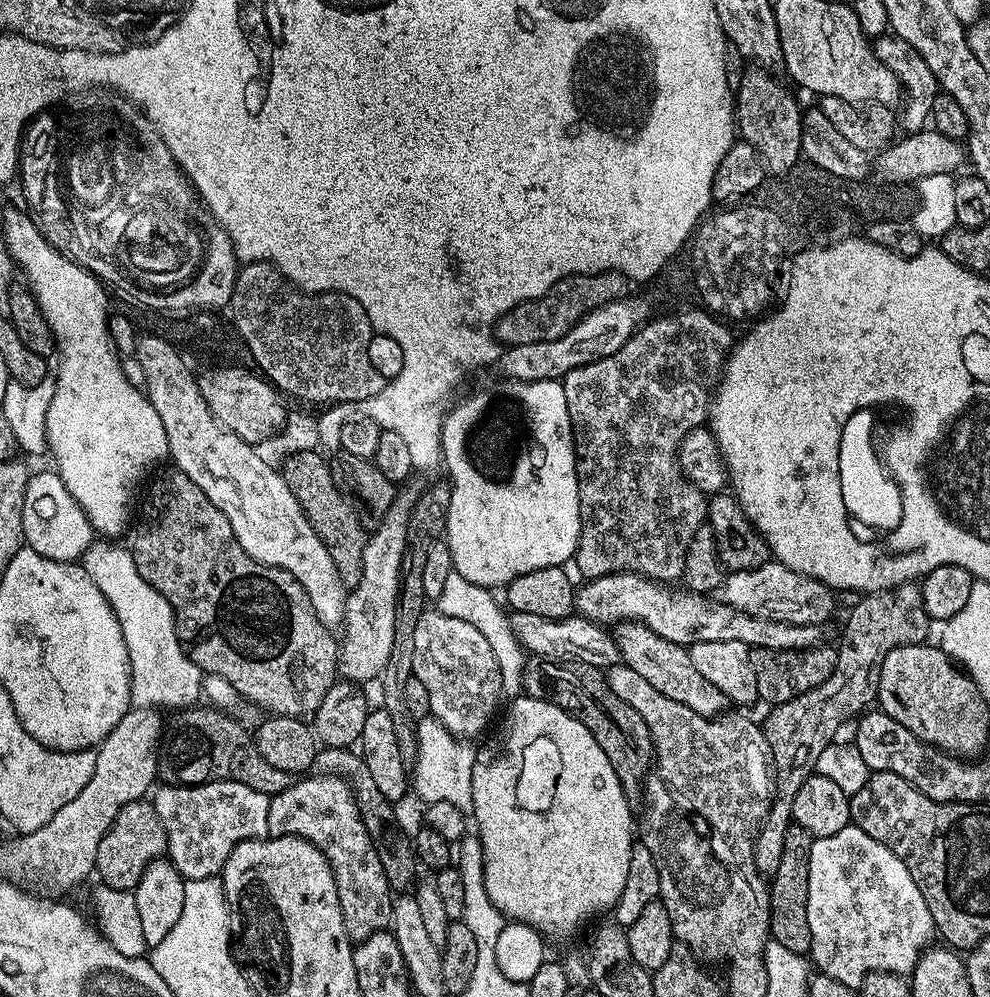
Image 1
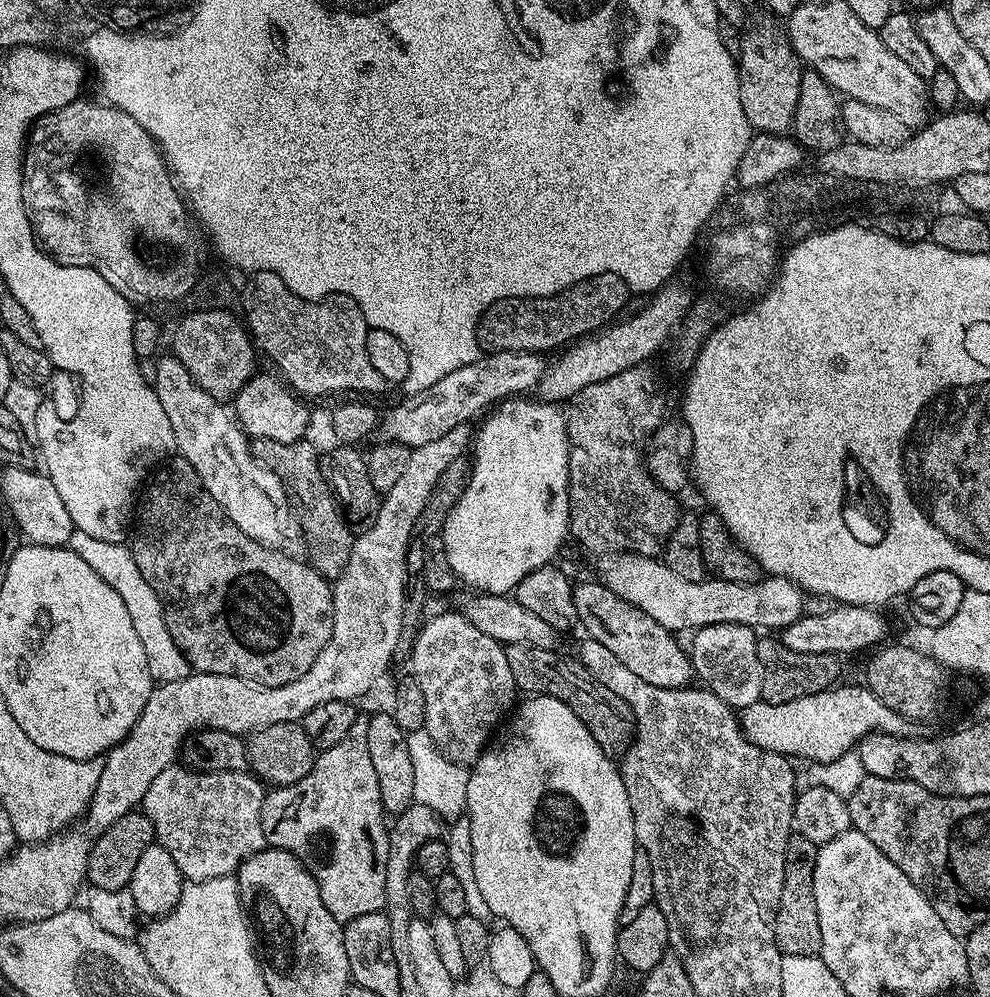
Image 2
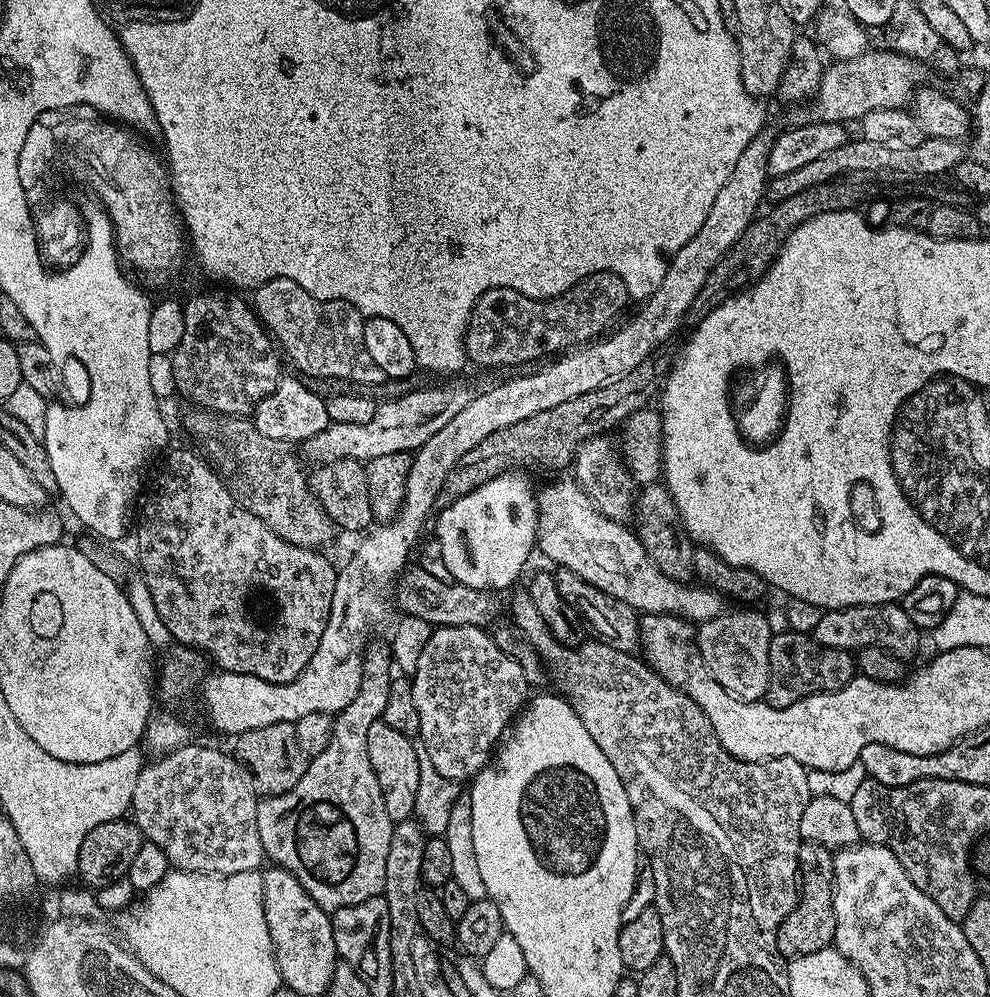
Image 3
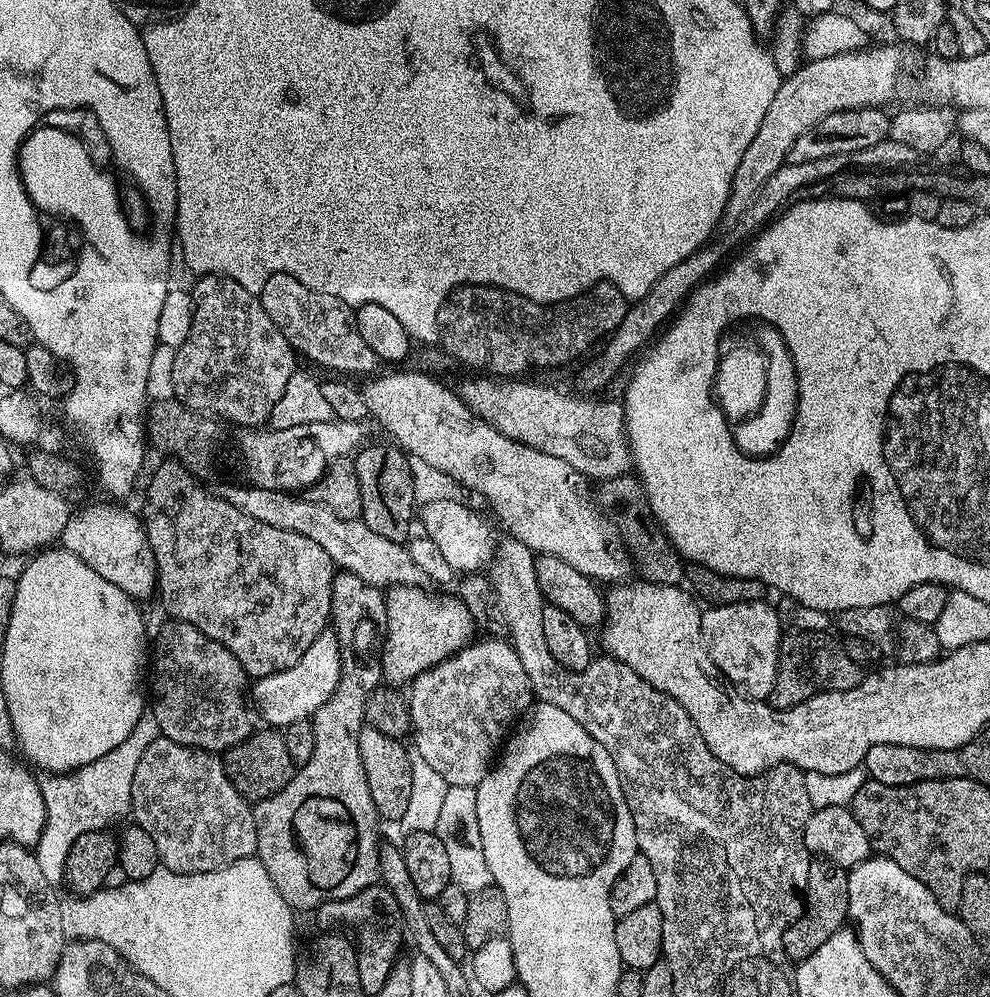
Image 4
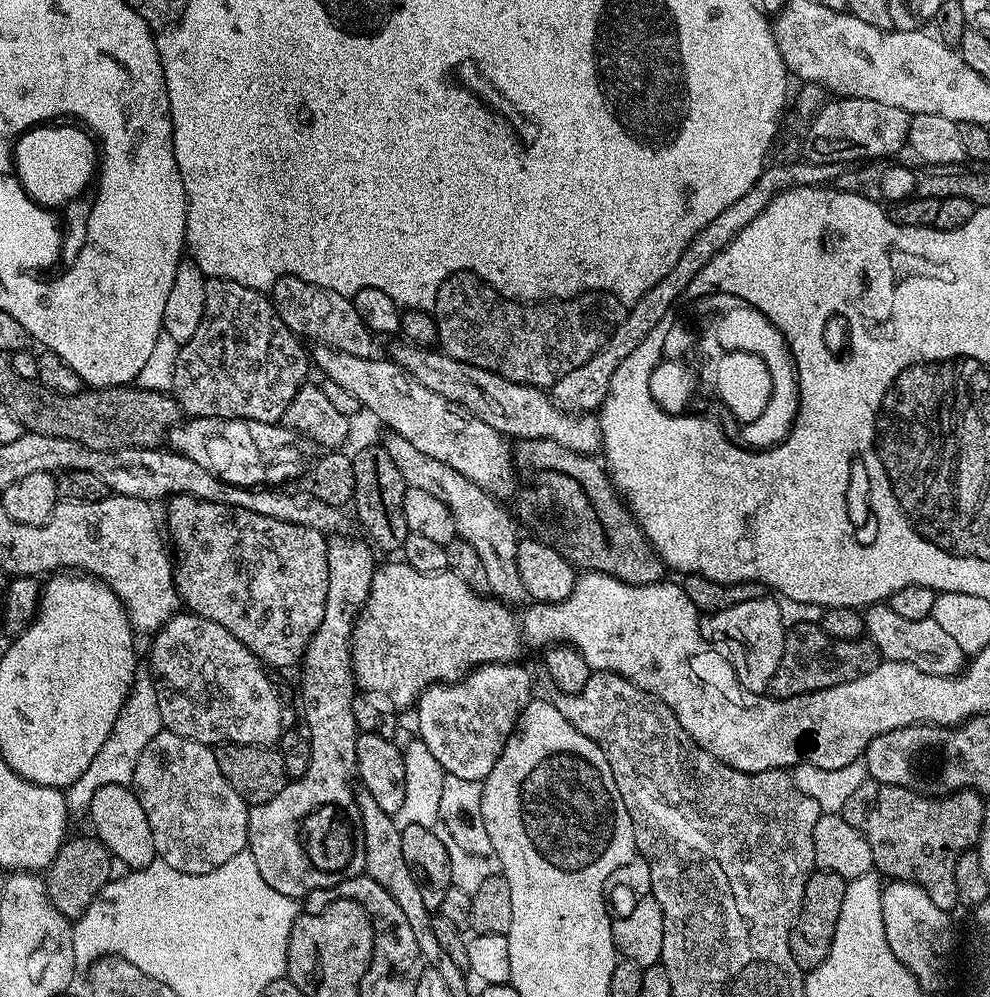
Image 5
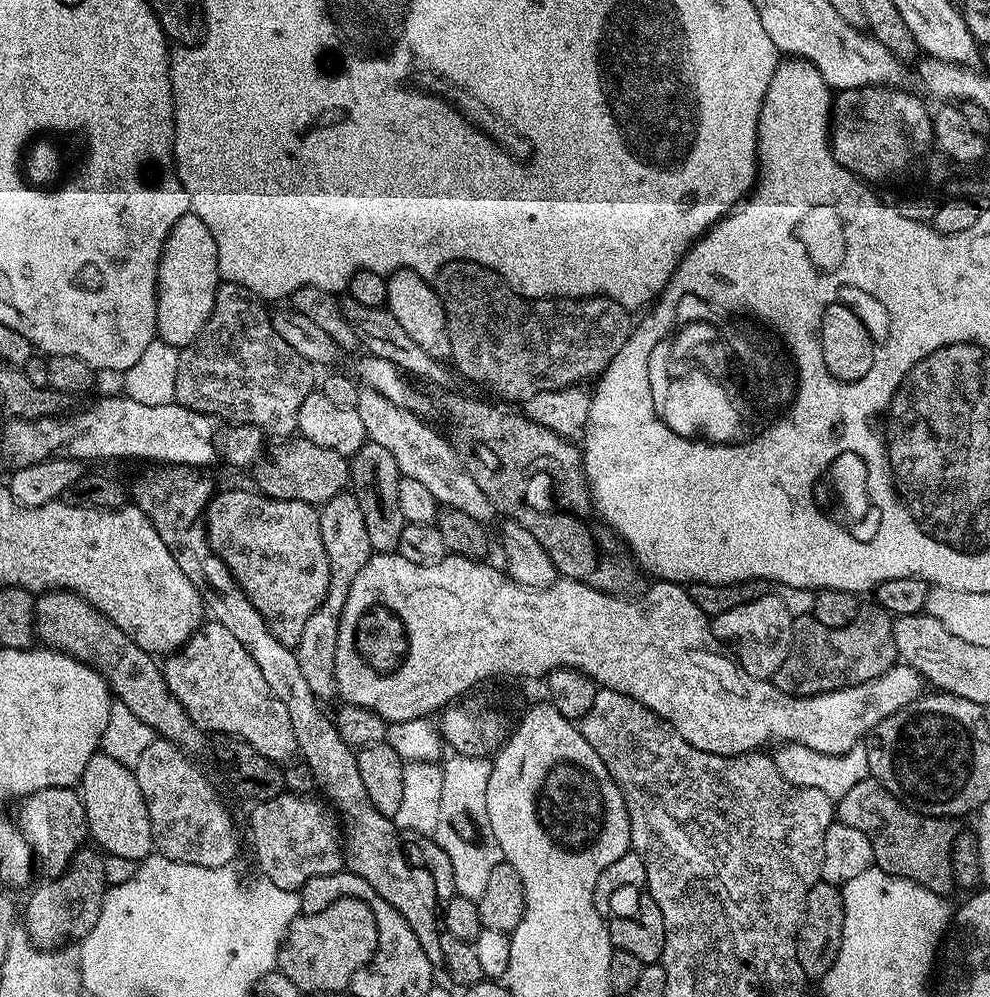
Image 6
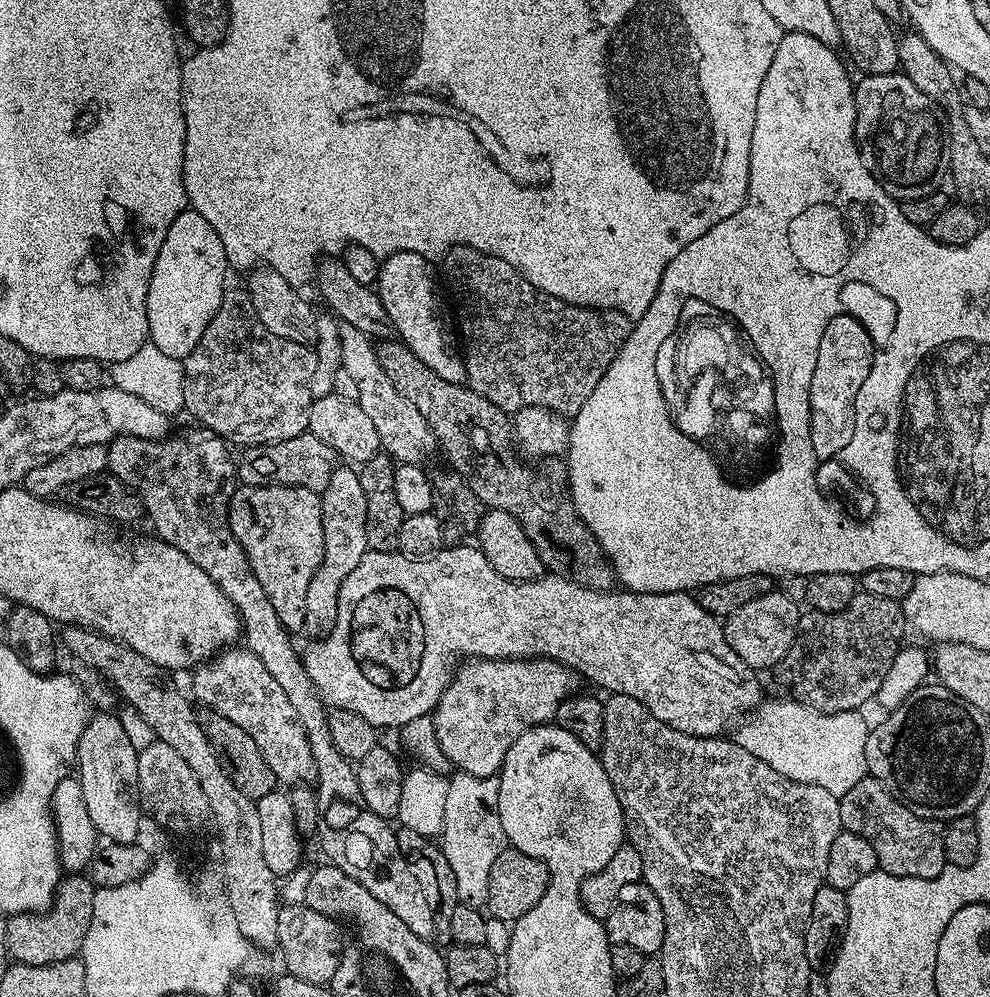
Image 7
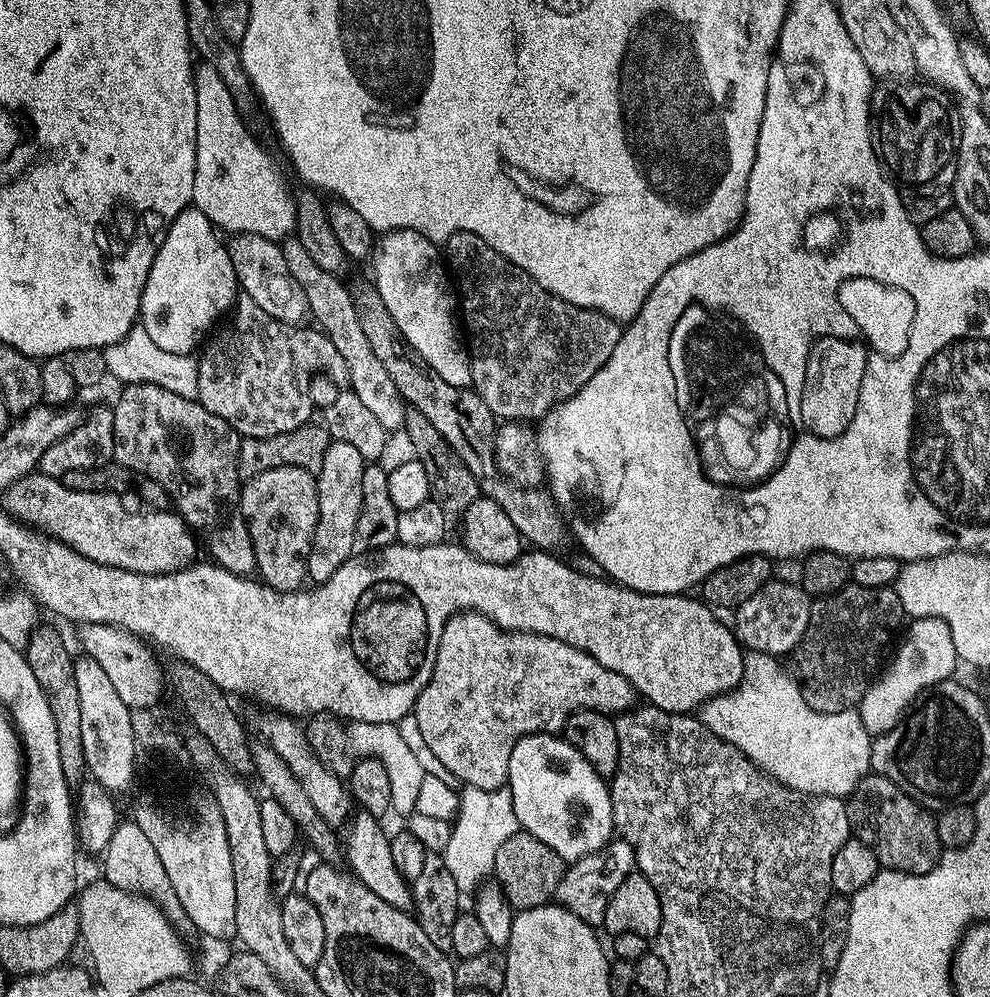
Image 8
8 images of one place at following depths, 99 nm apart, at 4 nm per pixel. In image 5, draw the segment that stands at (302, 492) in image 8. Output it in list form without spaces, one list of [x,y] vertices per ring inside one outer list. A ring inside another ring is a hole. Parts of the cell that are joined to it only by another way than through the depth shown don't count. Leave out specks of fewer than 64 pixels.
[[[174,496],[167,504],[166,532],[180,547],[174,575],[183,607],[224,626],[269,669],[299,665],[326,610],[325,533],[193,496]]]

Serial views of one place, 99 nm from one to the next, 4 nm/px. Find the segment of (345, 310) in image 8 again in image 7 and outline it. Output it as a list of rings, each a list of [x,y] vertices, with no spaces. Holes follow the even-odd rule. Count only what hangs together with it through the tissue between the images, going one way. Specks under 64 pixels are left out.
[[[345,323],[340,324],[340,337],[343,375],[352,383],[353,388],[358,390],[356,403],[362,406],[362,410],[366,410],[370,423],[378,429],[381,449],[391,456],[396,464],[423,465],[432,448],[434,452],[437,447],[426,418],[422,418],[422,414],[418,414],[418,409],[410,402],[406,402],[406,398],[398,394],[398,390],[394,390],[394,382],[390,382],[390,378],[386,378],[386,370],[378,366],[378,354],[373,337],[362,334],[362,330]]]

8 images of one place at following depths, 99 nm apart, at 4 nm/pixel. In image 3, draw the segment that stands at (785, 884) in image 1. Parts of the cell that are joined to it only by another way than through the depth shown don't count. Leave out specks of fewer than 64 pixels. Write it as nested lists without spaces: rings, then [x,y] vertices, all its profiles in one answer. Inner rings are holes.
[[[801,843],[798,850],[798,899],[794,910],[782,922],[776,935],[776,948],[785,961],[806,954],[818,954],[834,941],[834,852],[821,844]]]

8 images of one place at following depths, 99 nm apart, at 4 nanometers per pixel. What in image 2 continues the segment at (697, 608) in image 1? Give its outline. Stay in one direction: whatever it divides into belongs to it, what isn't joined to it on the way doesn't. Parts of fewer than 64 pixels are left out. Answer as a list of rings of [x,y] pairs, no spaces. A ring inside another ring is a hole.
[[[837,603],[828,607],[832,608],[826,609],[825,612],[809,611],[800,616],[798,622],[790,622],[790,626],[779,629],[780,644],[790,650],[798,650],[798,654],[834,654],[843,657],[844,652],[873,649],[885,639],[883,636],[887,634],[888,628],[884,625],[883,614],[880,613],[883,611],[867,604]]]

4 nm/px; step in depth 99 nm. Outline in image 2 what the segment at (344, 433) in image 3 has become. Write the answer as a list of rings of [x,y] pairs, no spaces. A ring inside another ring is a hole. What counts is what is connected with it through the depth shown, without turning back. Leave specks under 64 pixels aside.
[[[489,352],[481,354],[470,366],[446,374],[430,390],[411,393],[382,416],[383,439],[393,444],[417,448],[434,438],[442,438],[460,424],[475,421],[502,400],[523,397],[530,388],[537,389],[546,371],[545,357],[539,352]]]

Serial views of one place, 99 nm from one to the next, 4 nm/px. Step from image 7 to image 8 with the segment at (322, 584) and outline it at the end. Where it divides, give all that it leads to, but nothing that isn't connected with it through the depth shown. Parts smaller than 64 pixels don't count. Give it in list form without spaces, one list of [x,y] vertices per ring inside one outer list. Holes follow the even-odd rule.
[[[332,440],[326,450],[326,458],[322,458],[322,470],[315,473],[318,486],[318,526],[314,530],[314,542],[310,546],[308,559],[308,580],[313,585],[324,584],[332,577],[334,570],[342,566],[357,551],[356,531],[358,530],[358,514],[362,510],[362,474],[365,461],[362,454],[350,442]]]

